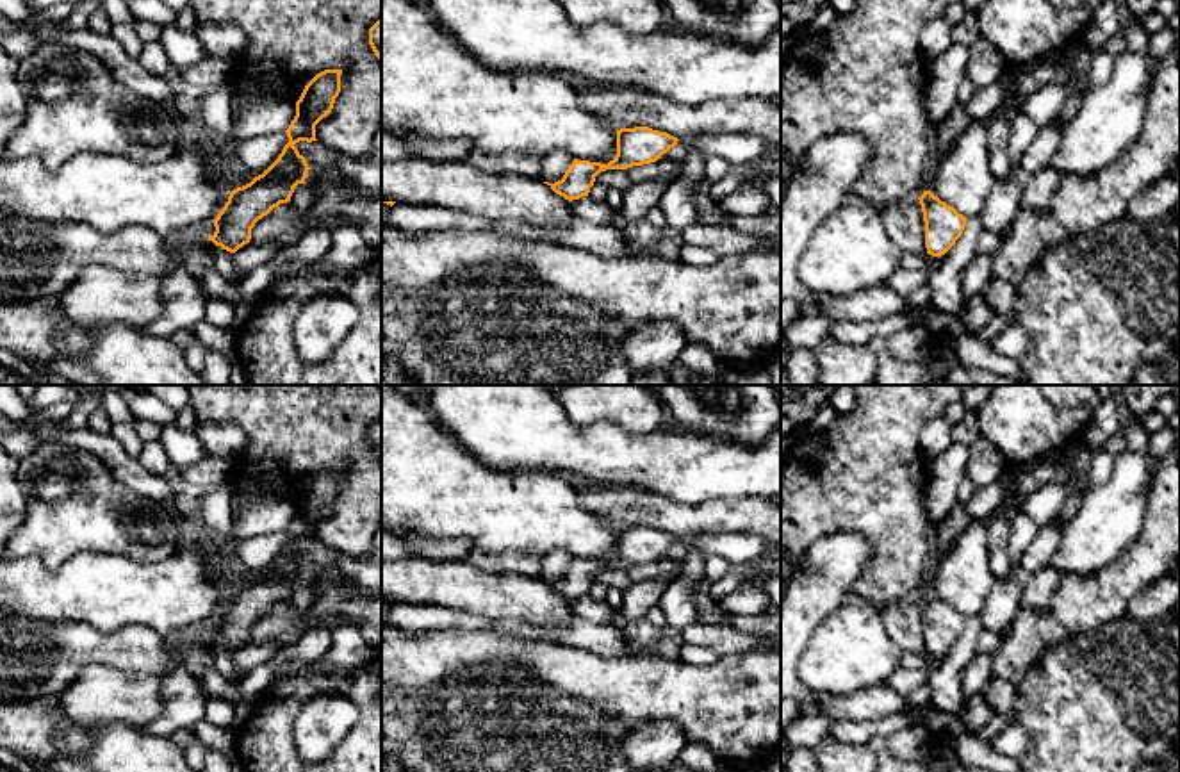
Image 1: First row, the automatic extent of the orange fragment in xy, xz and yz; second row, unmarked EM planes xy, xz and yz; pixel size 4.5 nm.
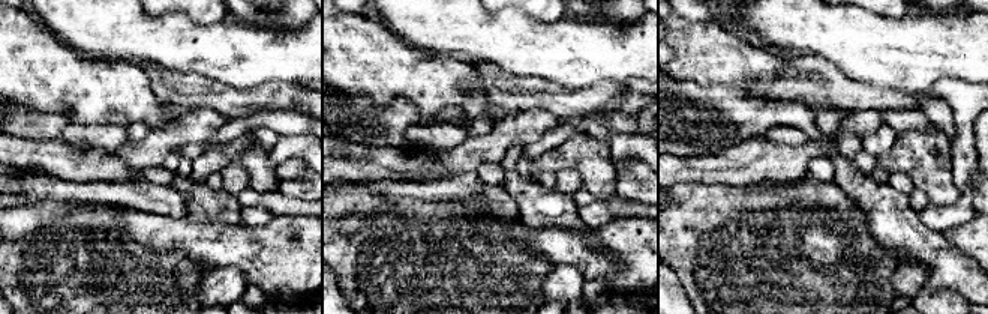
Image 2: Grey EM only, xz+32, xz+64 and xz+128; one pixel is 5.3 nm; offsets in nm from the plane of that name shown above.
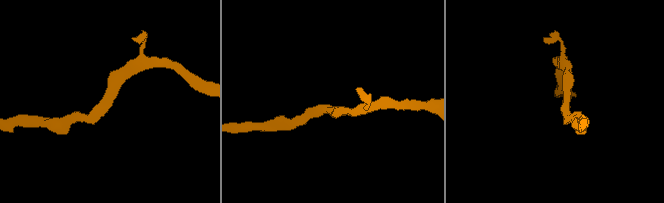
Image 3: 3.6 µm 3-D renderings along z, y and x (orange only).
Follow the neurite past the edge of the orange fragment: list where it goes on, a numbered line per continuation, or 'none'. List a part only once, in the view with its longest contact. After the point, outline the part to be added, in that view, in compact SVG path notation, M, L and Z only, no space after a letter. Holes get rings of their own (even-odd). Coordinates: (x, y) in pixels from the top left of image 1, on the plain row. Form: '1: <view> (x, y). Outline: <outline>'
none

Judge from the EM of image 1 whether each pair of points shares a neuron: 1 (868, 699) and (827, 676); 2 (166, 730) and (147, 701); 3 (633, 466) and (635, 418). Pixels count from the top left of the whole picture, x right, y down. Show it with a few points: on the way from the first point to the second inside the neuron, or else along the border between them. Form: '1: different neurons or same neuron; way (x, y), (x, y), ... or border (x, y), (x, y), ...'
1: different neurons; border (886, 680), (831, 698)
2: different neurons; border (163, 678), (161, 712), (141, 728)
3: different neurons; border (669, 421), (637, 434), (610, 419), (594, 423)

